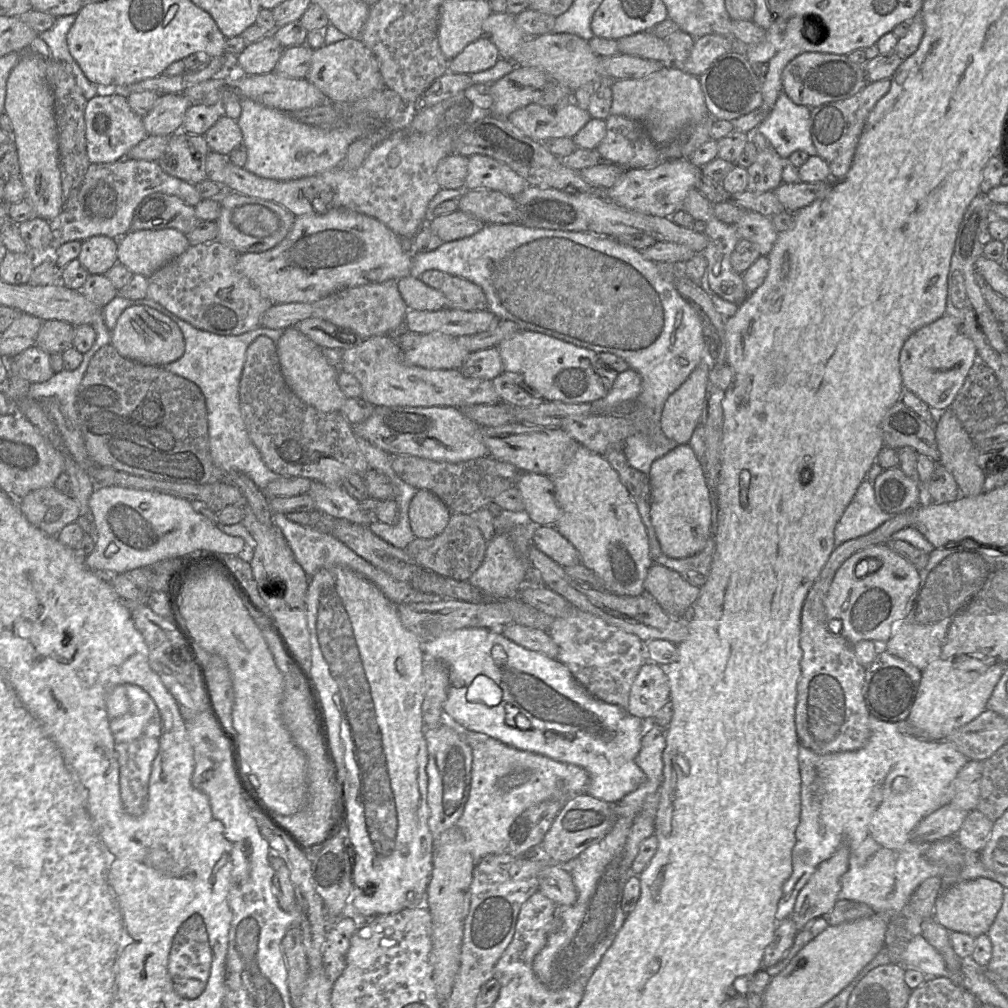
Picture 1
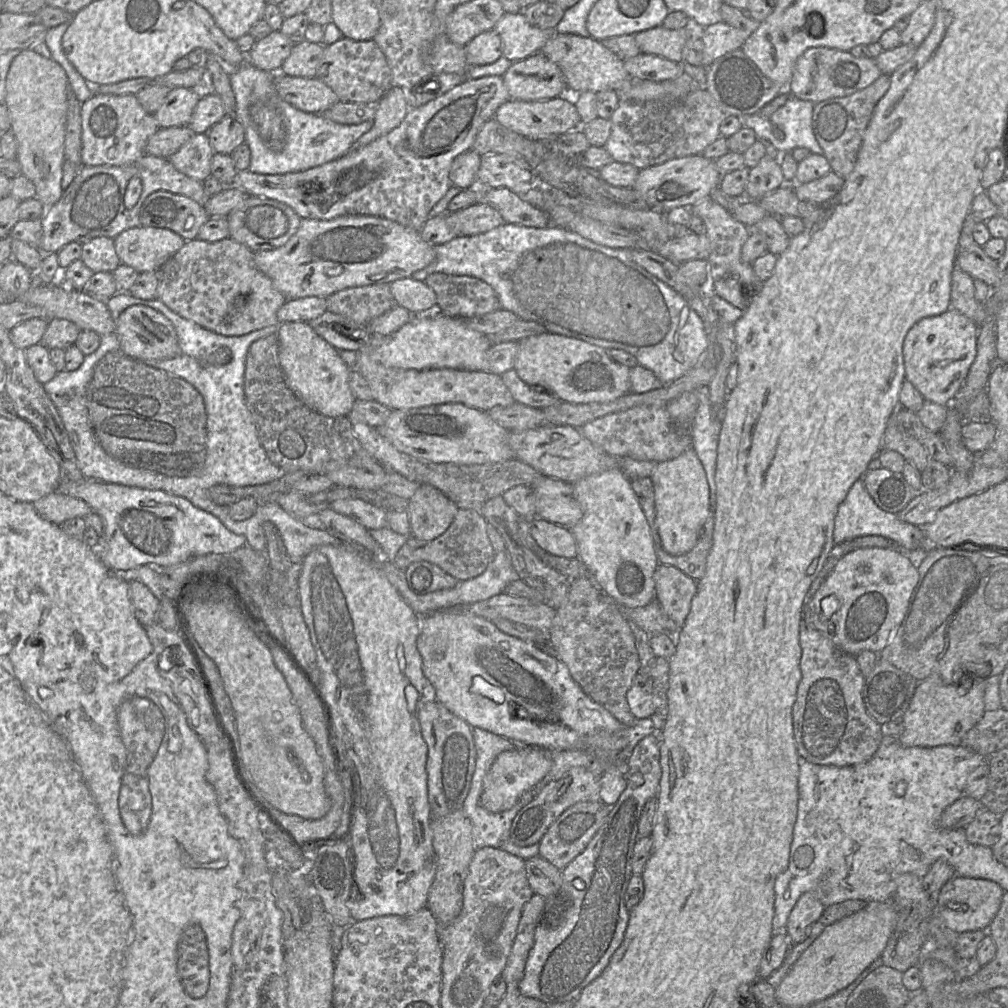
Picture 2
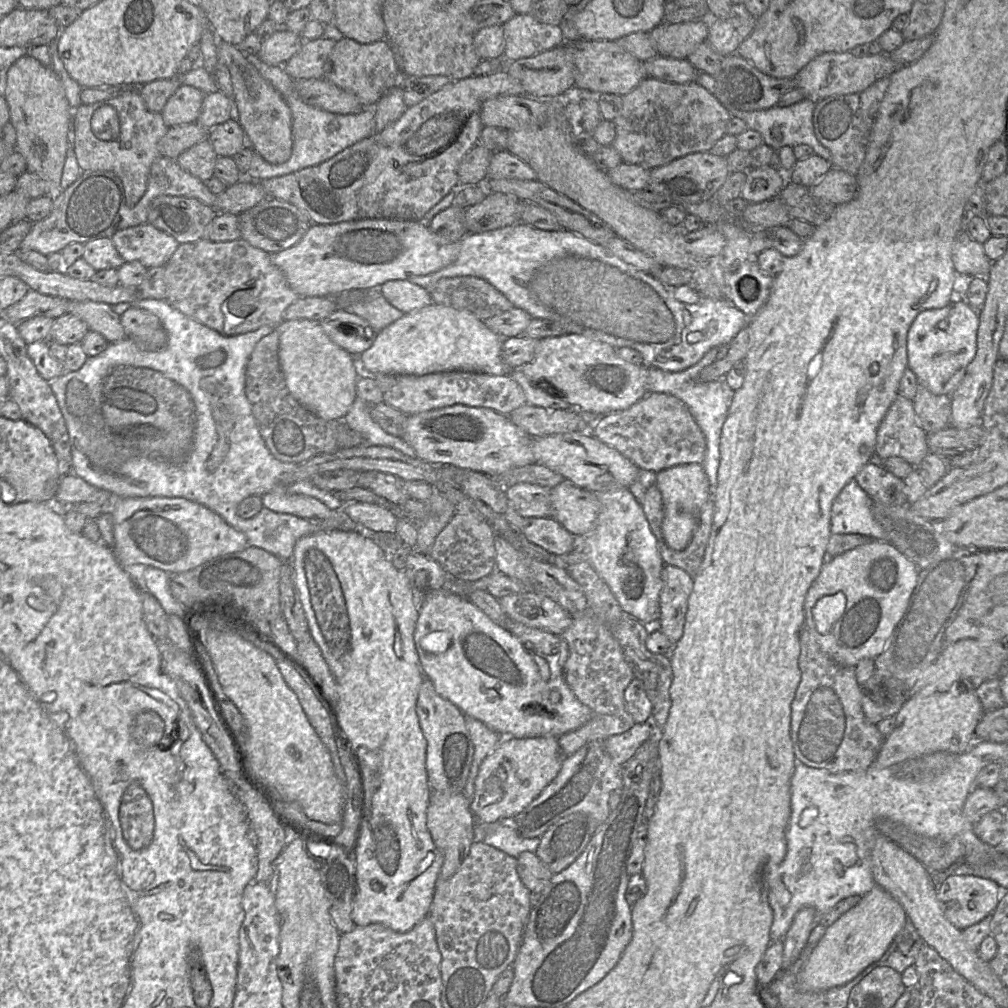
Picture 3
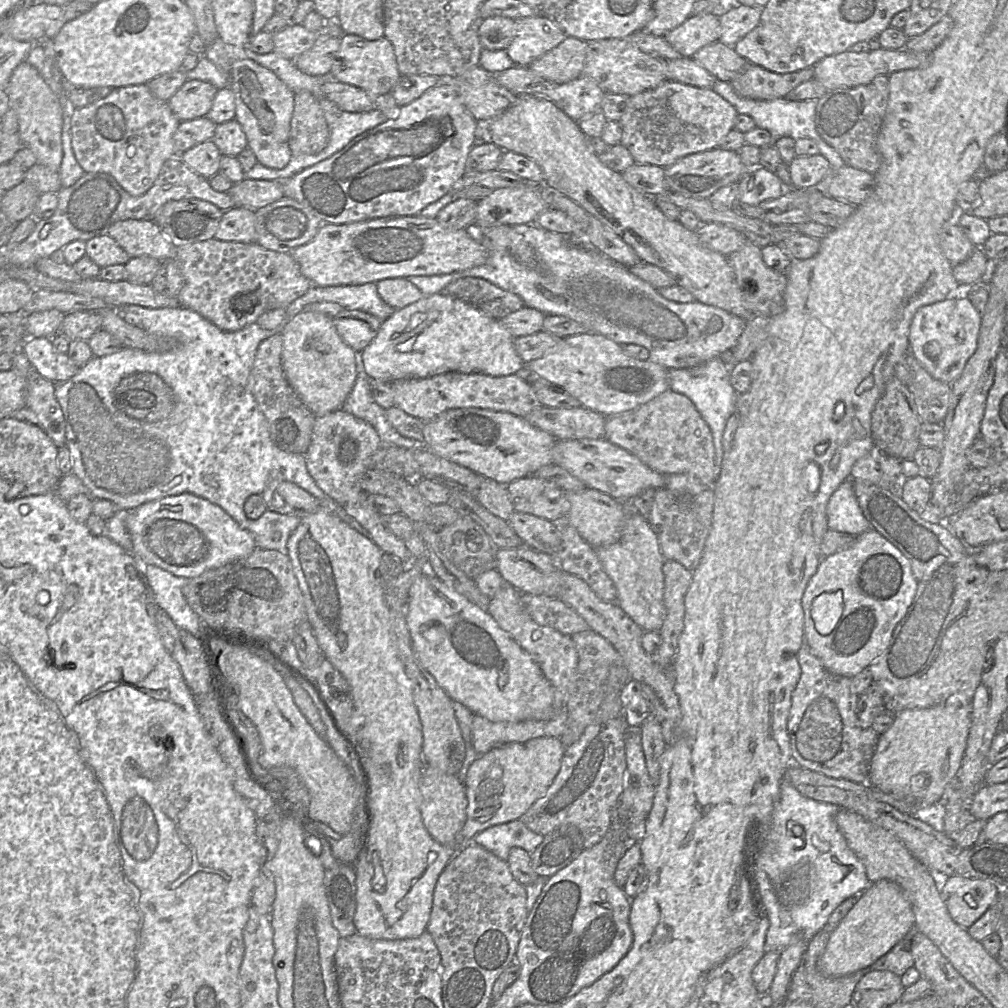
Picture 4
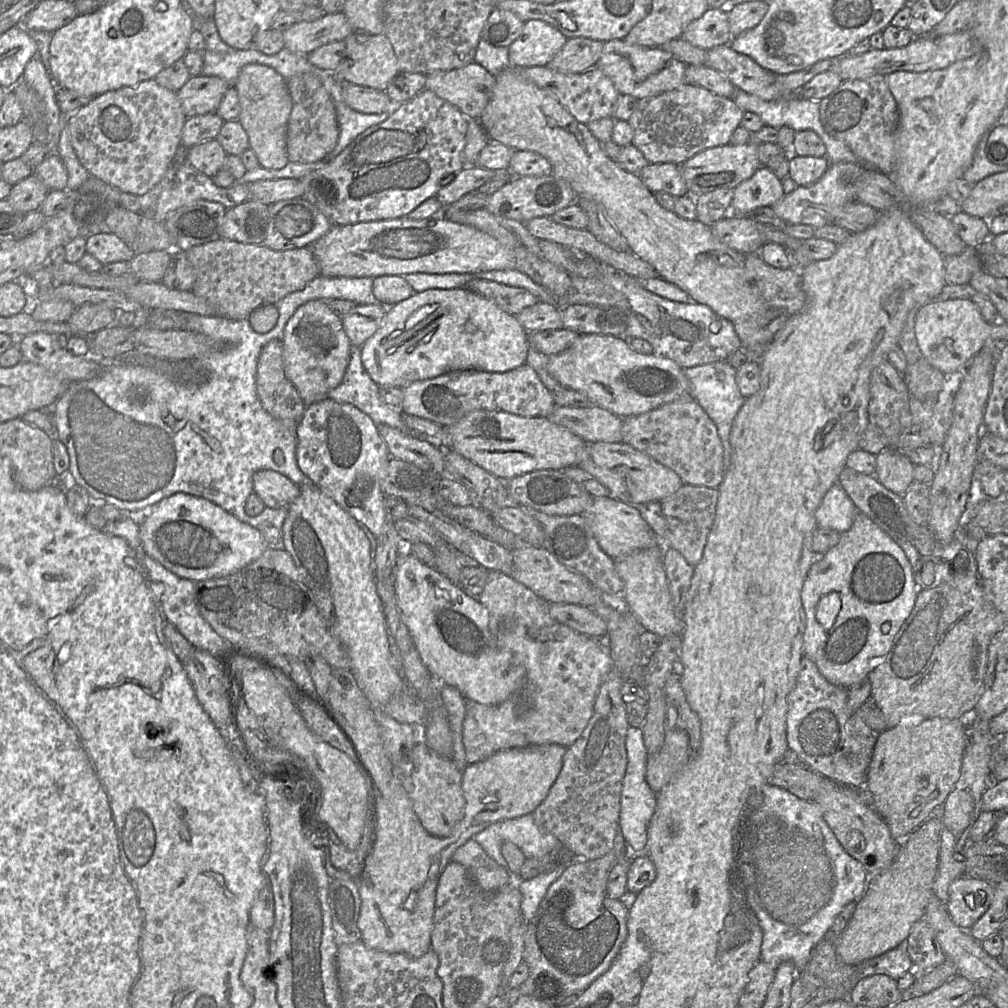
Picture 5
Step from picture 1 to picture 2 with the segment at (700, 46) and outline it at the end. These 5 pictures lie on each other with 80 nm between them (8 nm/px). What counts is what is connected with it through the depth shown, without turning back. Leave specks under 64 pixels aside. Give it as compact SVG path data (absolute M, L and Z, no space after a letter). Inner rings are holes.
M724 21L698 28L698 36L704 44L702 65L708 68L716 59L728 52L741 49L751 30L735 28Z

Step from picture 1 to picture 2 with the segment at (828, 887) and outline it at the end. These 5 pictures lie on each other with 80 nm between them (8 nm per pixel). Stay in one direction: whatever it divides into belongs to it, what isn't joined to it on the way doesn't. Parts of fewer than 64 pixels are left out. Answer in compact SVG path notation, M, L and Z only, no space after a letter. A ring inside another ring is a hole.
M805 892L799 897L784 930L792 944L802 941L807 936L811 925L818 921L824 909L824 904L815 892Z

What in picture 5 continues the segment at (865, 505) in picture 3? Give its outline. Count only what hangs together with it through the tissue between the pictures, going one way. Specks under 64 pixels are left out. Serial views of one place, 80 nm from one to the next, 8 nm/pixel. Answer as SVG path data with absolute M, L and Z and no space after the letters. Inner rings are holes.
M835 483L815 511L818 528L844 533L848 531L858 510L843 487Z

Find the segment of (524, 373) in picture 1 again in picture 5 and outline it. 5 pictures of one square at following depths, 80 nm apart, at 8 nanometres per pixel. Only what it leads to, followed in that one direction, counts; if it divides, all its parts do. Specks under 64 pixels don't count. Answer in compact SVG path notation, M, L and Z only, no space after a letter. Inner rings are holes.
M580 334L567 350L549 356L548 372L561 386L585 394L594 406L619 417L639 415L689 395L689 381L676 362L635 352L625 337Z

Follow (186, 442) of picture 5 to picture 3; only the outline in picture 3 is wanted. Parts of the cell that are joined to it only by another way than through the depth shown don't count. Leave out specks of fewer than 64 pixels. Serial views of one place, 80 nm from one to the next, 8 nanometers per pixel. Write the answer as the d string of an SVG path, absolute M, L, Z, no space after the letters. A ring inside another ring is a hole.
M369 288L363 301L343 309L364 318L376 333L404 315L383 297L378 288ZM138 297L136 300L132 302L123 302L119 303L116 305L111 306L112 309L114 310L115 313L117 313L119 316L121 316L122 313L124 313L127 309L129 308L138 308L138 309L143 309L146 311L151 312L152 314L156 315L162 326L164 327L165 331L167 332L167 337L168 337L168 343L167 346L161 350L158 351L147 351L143 349L139 344L137 344L133 339L130 338L125 338L122 340L122 343L120 344L121 347L118 351L113 353L111 355L111 358L101 358L103 355L105 355L105 350L99 355L99 356L92 356L88 357L84 365L77 371L65 371L61 376L57 377L56 379L52 380L50 382L51 389L57 399L58 405L61 409L61 412L64 416L65 422L66 422L66 427L69 433L69 438L70 438L70 445L71 445L71 460L72 460L72 473L75 475L81 477L83 480L85 480L87 483L110 491L118 496L121 497L183 497L192 501L195 501L197 503L200 503L212 511L216 512L219 514L229 525L234 527L235 529L243 532L247 539L248 539L248 544L249 546L255 546L259 547L261 549L264 549L272 554L275 554L278 556L280 559L283 561L290 561L291 563L291 558L293 555L294 547L296 542L309 534L317 532L317 526L313 523L311 523L308 519L298 517L293 514L287 514L287 513L279 513L272 511L266 507L263 507L260 512L255 515L254 517L250 519L244 519L240 517L237 513L237 508L240 504L240 502L251 495L258 495L262 496L263 494L274 491L279 494L302 494L302 495L307 495L314 497L318 500L320 500L322 503L324 503L328 508L331 510L335 510L339 508L340 506L343 506L336 496L328 491L322 490L315 486L311 480L300 480L297 482L294 482L292 484L284 484L284 479L286 479L287 475L291 474L294 469L297 467L298 464L296 463L290 463L290 462L282 462L278 459L276 459L272 453L269 451L267 446L265 445L258 426L256 424L256 421L254 419L253 411L251 404L246 396L245 392L245 380L246 380L246 368L247 368L247 363L249 361L249 357L257 344L257 342L262 339L263 337L271 334L273 331L277 331L277 326L261 326L260 328L247 332L244 334L239 334L235 336L224 336L215 331L214 329L211 329L204 324L198 322L197 320L185 315L178 309L174 308L169 302L166 300L156 300L156 299L148 299L148 298L143 298L143 297ZM118 366L133 366L133 367L144 367L144 368L150 368L156 371L161 372L164 376L167 378L173 380L174 382L178 383L179 385L183 386L192 396L195 408L196 408L196 416L197 416L197 423L196 423L196 428L195 428L195 436L194 436L194 447L193 450L188 457L188 459L179 465L169 463L163 459L160 458L154 458L154 457L149 457L147 455L144 455L138 448L134 446L134 440L128 440L126 437L117 434L114 432L106 422L103 412L102 412L102 389L103 389L103 381L104 379L112 372L113 369L115 369Z

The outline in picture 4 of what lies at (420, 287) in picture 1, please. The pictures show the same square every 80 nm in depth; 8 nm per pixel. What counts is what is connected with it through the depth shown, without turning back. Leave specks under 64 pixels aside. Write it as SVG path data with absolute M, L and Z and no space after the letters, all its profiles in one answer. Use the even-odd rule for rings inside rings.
M387 278L376 282L382 300L394 309L404 308L419 299L423 293L406 278Z

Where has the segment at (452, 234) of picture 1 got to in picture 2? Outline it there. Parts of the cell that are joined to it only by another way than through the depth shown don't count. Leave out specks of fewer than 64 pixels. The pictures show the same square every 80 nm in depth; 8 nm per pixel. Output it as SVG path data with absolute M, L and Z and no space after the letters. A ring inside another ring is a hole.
M482 201L449 213L446 220L455 236L485 233L504 223L500 213Z

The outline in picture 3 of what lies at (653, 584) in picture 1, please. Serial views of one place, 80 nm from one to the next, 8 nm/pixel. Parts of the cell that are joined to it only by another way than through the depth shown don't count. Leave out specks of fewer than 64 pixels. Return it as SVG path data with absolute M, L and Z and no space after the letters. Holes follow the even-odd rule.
M664 565L661 576L663 586L660 592L658 629L674 646L683 634L688 598L694 580L686 571L673 565Z

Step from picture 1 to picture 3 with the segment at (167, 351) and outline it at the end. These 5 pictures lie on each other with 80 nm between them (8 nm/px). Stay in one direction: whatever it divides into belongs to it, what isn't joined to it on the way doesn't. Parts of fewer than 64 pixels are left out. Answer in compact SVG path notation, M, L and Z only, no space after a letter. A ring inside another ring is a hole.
M129 308L120 316L127 338L133 339L147 351L158 351L167 346L167 332L159 318L149 311Z

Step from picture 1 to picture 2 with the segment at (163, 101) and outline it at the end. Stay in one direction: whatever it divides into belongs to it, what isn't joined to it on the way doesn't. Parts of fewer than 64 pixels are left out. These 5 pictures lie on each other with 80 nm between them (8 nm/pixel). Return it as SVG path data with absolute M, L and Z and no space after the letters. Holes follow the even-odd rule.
M172 89L158 111L153 114L159 128L187 126L200 97L196 89Z

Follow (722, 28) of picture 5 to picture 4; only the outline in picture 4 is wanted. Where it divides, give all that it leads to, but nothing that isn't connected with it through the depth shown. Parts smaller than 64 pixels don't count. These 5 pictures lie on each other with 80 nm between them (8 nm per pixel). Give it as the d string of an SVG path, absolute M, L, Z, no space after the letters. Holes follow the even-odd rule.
M719 13L691 15L663 37L682 57L692 58L702 47L719 41Z

